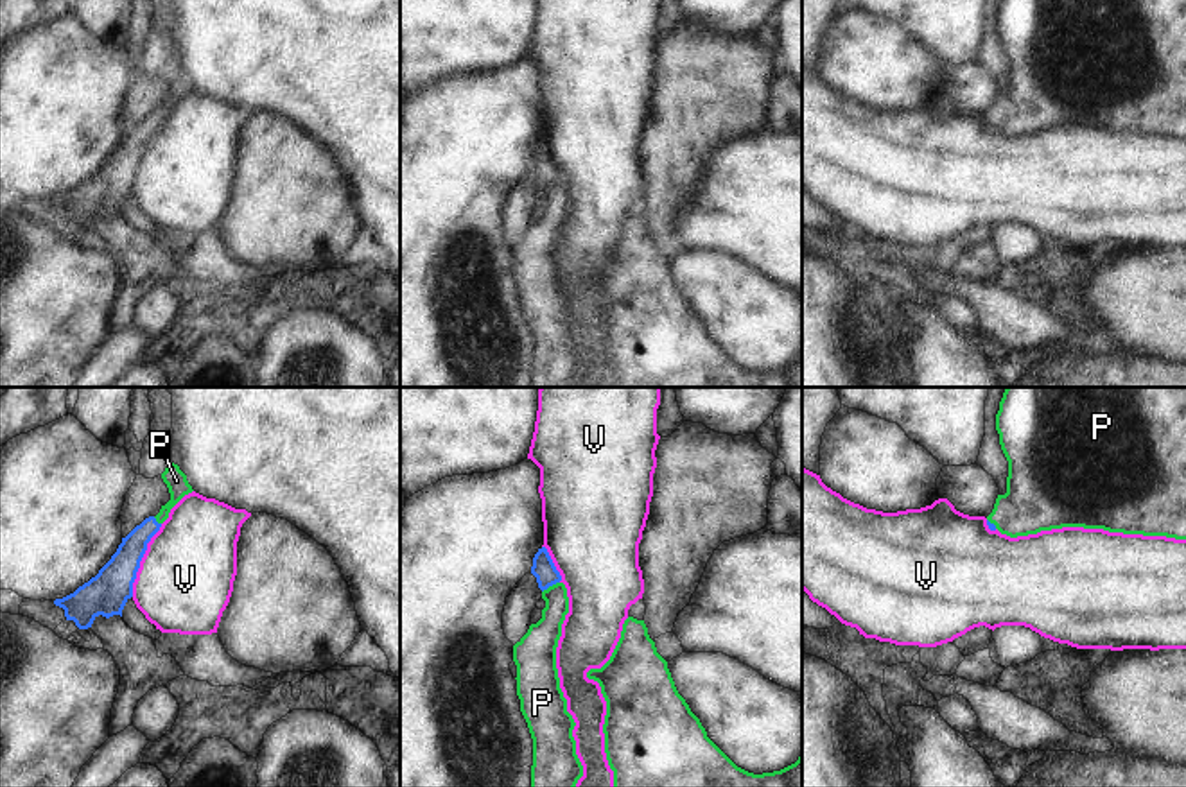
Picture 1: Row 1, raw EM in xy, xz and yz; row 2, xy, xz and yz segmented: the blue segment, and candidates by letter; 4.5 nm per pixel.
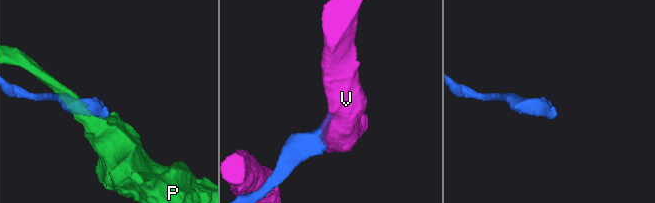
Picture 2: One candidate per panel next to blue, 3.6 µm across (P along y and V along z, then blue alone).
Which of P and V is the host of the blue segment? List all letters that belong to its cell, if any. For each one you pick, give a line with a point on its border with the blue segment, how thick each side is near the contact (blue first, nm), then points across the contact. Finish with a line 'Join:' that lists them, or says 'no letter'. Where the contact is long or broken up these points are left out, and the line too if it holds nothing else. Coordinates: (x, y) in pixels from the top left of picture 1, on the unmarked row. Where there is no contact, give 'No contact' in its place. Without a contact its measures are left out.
P: Touches blue at xz (549, 183). Thickness 100 nm (blue) against 140 nm. Path across: xz (544, 169), (549, 183), (551, 221), (542, 237)
Join: P

